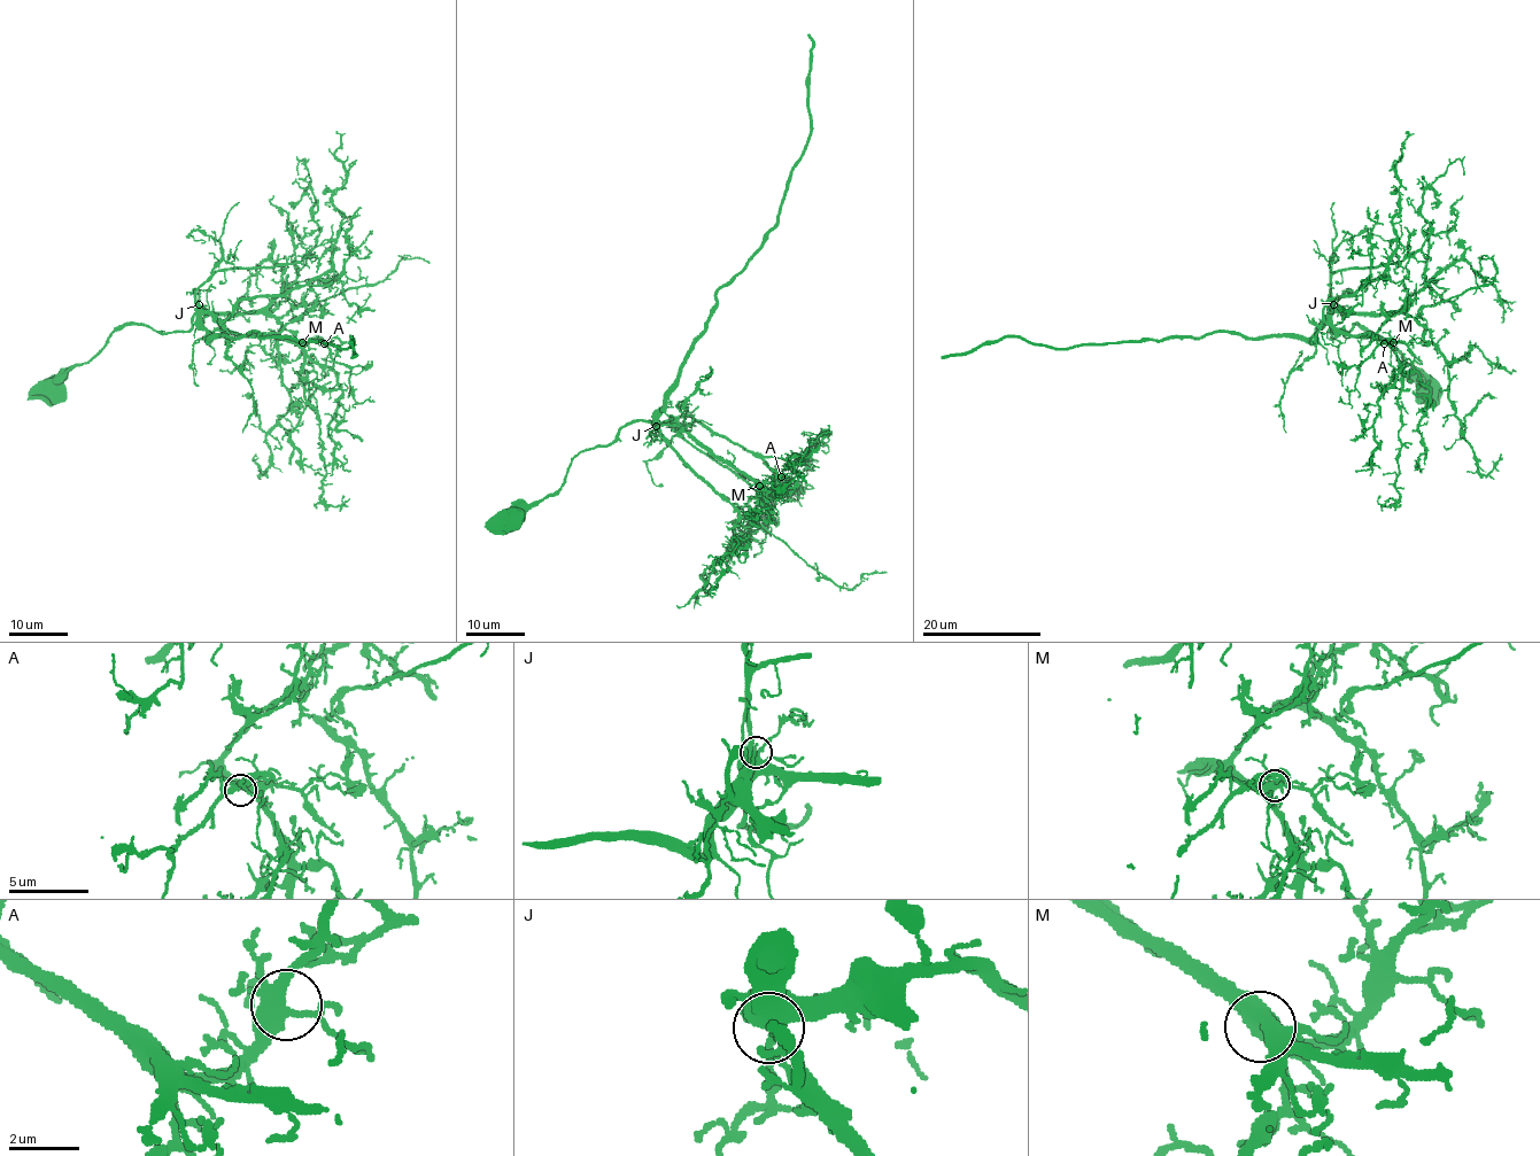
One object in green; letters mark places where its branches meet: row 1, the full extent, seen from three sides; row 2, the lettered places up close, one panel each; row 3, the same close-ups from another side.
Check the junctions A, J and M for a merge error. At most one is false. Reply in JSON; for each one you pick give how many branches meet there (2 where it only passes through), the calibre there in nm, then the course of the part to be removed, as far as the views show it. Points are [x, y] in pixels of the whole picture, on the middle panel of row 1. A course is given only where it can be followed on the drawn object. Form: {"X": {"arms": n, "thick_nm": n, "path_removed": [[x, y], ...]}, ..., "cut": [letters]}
{"cut": []}

